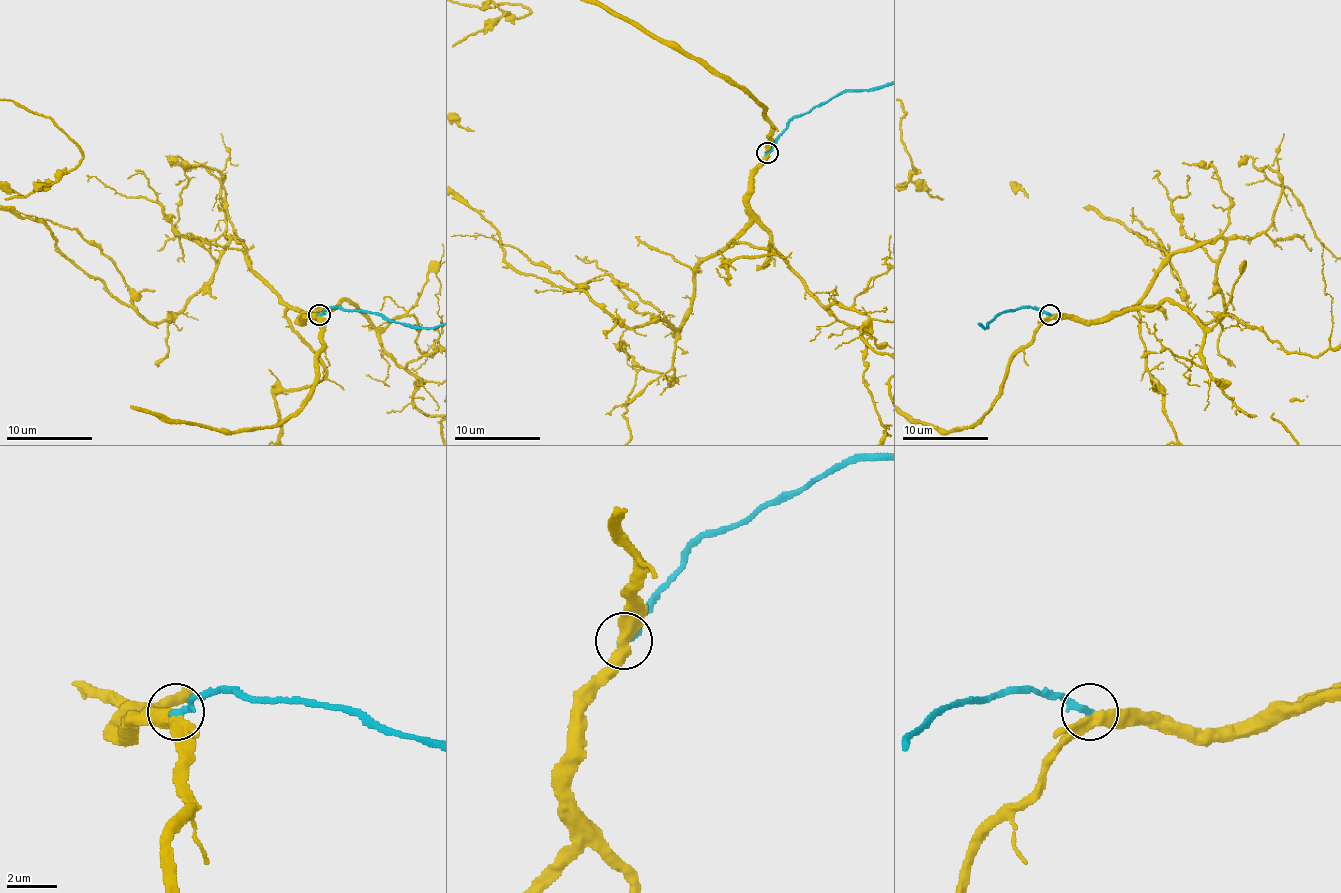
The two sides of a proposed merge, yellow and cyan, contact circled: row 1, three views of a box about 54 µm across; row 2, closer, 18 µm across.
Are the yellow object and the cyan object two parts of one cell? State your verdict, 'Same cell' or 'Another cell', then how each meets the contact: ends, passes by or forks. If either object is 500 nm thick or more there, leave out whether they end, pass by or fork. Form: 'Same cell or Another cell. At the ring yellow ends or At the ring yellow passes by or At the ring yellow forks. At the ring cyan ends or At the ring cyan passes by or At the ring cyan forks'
Another cell. At the ring yellow passes by. At the ring cyan ends

